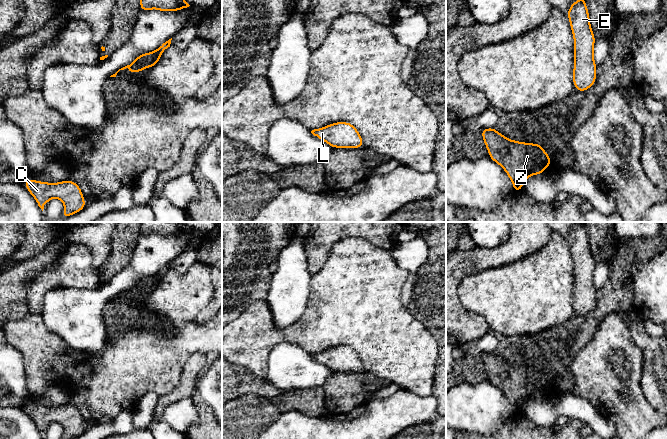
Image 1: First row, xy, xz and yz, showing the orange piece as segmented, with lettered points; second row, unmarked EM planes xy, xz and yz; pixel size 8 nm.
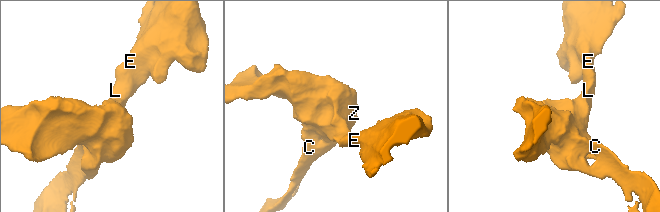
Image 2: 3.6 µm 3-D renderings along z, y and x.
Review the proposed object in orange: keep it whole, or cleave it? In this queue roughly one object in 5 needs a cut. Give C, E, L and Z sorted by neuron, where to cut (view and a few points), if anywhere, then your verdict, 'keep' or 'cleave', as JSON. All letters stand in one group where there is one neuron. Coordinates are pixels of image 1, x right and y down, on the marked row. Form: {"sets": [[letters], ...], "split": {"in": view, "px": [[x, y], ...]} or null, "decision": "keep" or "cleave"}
{"sets": [["C", "E", "L", "Z"]], "split": null, "decision": "keep"}

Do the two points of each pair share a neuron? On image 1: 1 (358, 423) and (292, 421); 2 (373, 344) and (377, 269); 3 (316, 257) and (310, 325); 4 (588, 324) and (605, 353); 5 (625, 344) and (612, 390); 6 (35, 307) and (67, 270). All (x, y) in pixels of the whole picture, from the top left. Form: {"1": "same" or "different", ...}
{"1": "same", "2": "same", "3": "different", "4": "different", "5": "same", "6": "same"}

